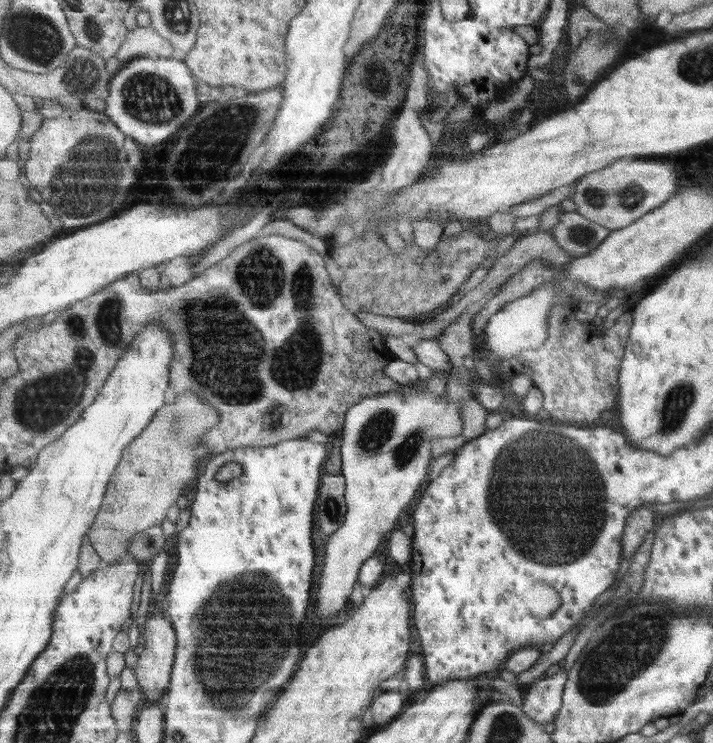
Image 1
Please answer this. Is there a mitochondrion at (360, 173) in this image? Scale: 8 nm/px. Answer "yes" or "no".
no

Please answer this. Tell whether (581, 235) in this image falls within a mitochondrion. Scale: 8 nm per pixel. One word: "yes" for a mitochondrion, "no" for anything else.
yes

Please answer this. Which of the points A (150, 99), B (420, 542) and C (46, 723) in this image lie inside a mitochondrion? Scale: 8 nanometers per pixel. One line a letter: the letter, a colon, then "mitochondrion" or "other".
A: mitochondrion
B: other
C: mitochondrion

